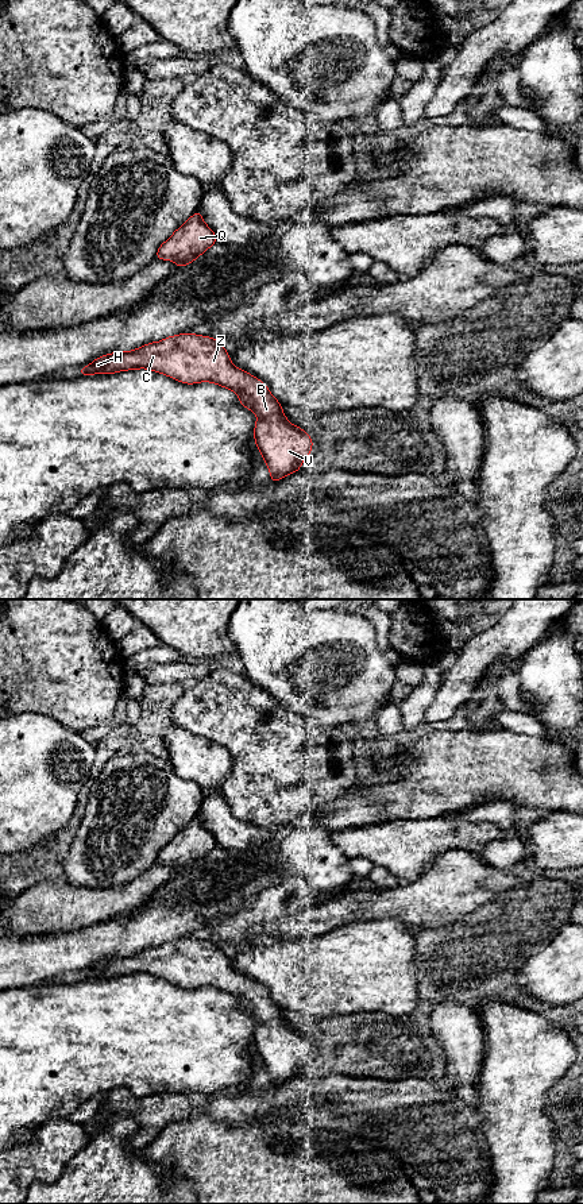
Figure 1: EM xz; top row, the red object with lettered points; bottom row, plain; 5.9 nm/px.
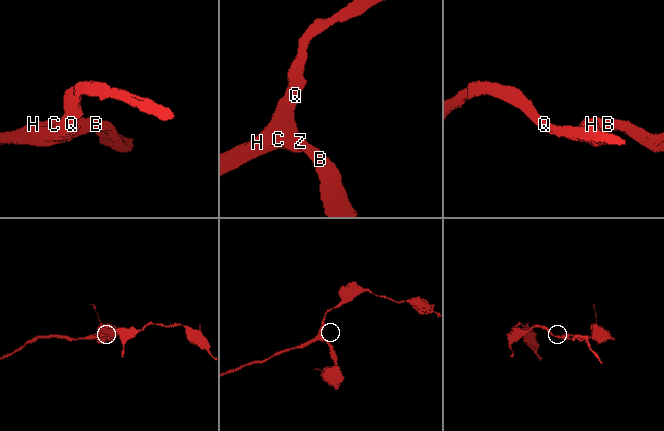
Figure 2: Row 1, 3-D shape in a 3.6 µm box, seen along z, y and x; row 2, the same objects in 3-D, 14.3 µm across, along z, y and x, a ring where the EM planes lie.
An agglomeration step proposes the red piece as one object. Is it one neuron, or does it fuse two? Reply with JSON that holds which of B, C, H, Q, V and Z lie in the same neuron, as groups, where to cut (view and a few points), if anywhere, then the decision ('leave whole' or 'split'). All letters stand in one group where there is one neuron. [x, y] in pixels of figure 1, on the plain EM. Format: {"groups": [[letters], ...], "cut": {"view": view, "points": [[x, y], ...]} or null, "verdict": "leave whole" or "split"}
{"groups": [["B", "C", "H", "Q", "V", "Z"]], "cut": null, "verdict": "leave whole"}

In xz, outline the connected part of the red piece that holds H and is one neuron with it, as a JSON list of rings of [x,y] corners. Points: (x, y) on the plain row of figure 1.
[[[185,937],[132,956],[101,960],[80,973],[78,980],[139,973],[161,977],[186,989],[212,987],[236,997],[239,1007],[258,1022],[254,1043],[271,1078],[270,1087],[300,1076],[312,1056],[312,1042],[286,1023],[283,1010],[267,989],[235,972],[221,946],[211,941]]]

